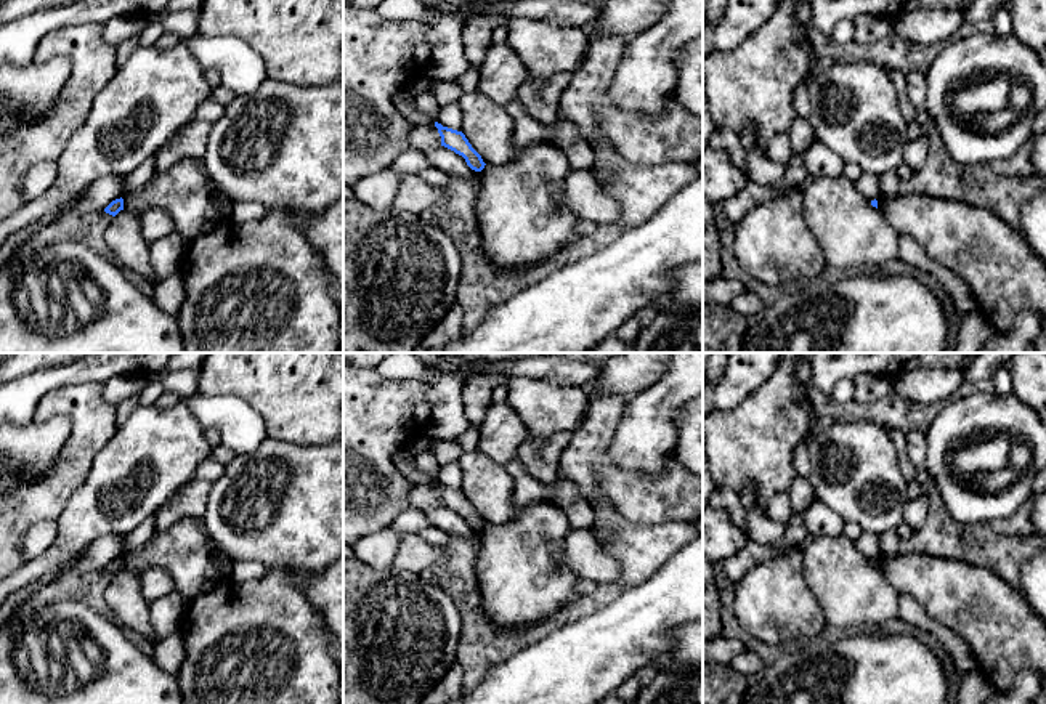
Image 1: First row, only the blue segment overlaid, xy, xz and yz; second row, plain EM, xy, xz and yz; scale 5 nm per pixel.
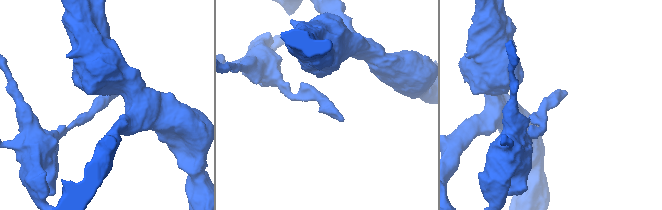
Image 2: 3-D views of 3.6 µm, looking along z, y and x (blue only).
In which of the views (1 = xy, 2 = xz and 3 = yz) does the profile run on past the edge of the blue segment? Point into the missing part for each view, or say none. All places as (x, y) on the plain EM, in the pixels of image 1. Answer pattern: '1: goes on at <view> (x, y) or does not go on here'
1: does not go on here
2: does not go on here
3: does not go on here

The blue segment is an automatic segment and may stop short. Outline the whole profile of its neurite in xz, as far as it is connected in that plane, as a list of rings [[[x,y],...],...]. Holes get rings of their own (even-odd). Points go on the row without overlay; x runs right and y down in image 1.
[[[435,481],[435,486],[441,496],[441,505],[462,515],[472,529],[481,531],[484,528],[486,523],[483,521],[481,515],[472,507],[462,491],[443,486],[438,481]]]

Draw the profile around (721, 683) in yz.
[[[703,664],[703,704],[744,704],[746,691],[746,675],[725,664]]]

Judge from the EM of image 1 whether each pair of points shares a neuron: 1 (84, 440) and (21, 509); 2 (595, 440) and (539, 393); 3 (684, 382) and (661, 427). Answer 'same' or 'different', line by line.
1: same
2: different
3: same

